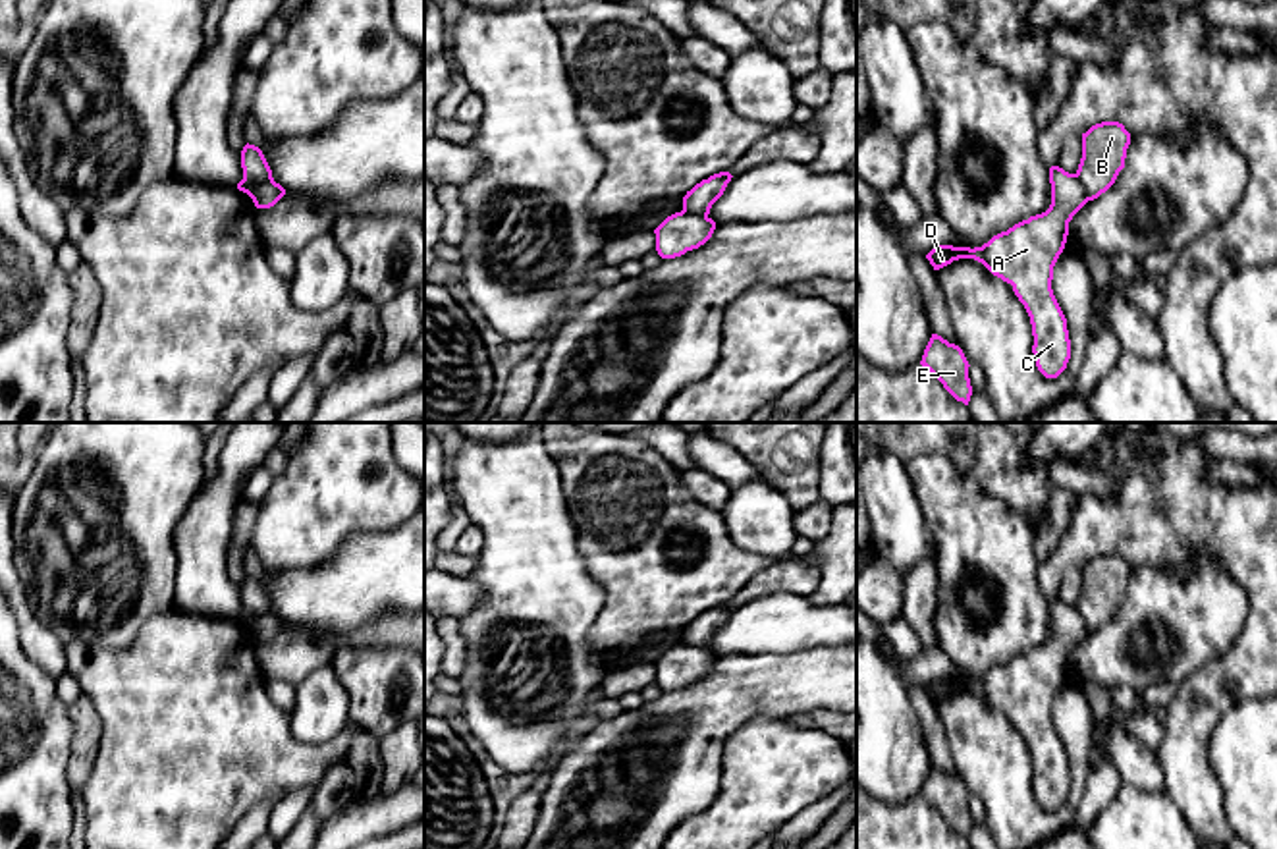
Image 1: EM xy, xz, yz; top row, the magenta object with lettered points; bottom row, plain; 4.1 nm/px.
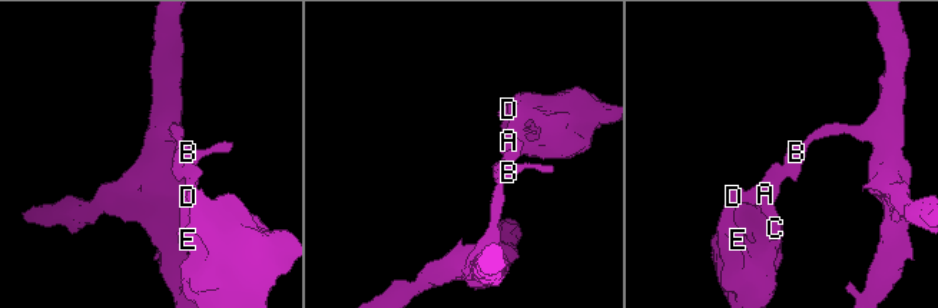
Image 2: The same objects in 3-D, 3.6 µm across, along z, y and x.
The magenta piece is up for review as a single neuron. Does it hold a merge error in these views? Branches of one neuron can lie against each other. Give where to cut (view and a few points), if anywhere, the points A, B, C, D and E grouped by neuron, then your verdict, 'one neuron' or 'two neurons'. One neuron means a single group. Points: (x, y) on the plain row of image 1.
cut xy (272, 612), (261, 614), (251, 629); groups A C D E / B; two neurons

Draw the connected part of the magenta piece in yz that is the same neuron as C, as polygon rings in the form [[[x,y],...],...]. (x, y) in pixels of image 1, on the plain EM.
[[[1059,598],[1049,600],[1049,616],[1051,637],[1046,644],[1015,656],[982,679],[937,677],[926,691],[934,702],[959,691],[974,691],[1011,716],[1030,749],[1036,799],[1046,810],[1057,810],[1071,791],[1071,772],[1051,722],[1053,698],[1065,681],[1069,654],[1088,629],[1076,606]]]

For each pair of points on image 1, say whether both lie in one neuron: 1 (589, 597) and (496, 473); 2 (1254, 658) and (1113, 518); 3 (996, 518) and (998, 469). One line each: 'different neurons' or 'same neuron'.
1: same neuron
2: same neuron
3: different neurons

